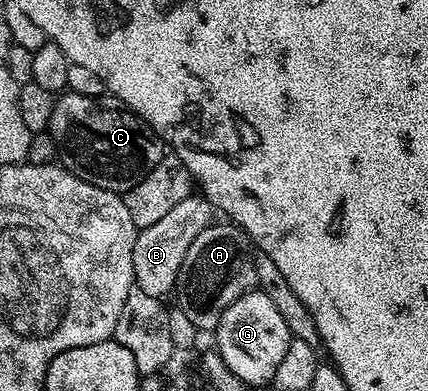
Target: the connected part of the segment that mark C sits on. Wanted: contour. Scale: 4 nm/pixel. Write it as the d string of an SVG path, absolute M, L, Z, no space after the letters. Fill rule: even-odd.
M64 92L56 98L47 133L56 145L59 165L103 190L126 192L146 176L154 164L166 157L165 143L147 124L115 98L78 96ZM105 101L105 102L104 102Z

